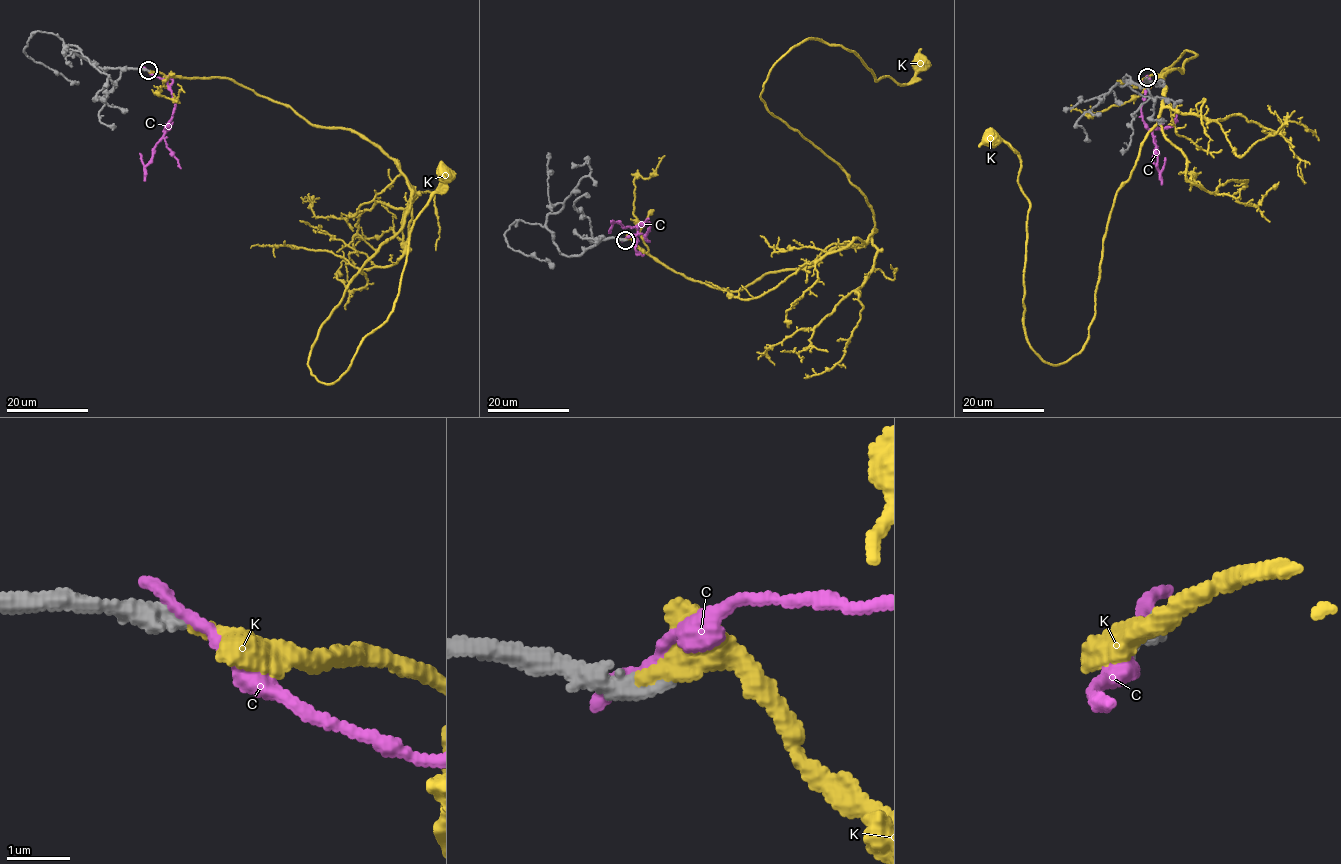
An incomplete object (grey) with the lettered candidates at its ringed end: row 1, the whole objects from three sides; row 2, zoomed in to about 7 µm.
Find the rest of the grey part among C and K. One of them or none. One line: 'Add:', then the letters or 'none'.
Add: K

